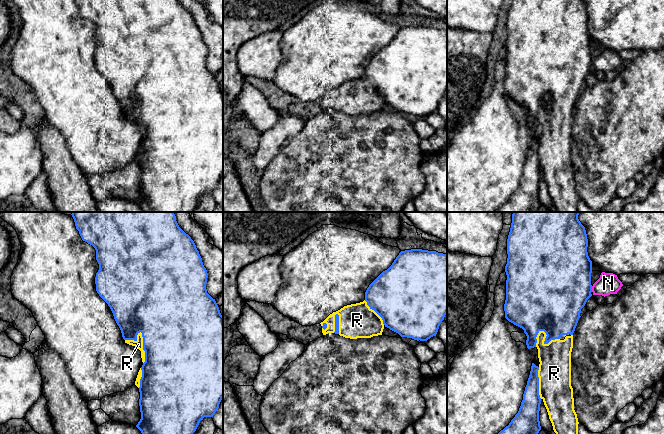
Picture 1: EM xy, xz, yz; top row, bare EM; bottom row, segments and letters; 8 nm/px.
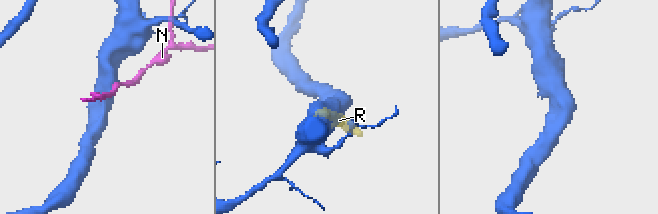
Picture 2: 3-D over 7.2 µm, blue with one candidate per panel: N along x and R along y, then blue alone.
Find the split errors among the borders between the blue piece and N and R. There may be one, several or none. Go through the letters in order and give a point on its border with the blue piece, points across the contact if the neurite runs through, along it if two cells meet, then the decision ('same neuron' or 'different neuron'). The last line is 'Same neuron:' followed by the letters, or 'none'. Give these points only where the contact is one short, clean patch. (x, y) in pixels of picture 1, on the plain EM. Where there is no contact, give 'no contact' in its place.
N: yz (591, 65) | different neuron
R: xy (143, 123) | same neuron
Same neuron: R

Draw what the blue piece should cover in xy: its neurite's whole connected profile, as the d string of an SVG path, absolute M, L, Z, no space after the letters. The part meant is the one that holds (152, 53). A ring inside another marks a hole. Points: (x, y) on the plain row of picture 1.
M75 0L75 2L82 16L96 26L96 36L99 40L95 53L97 69L110 83L125 119L141 127L143 141L135 157L140 168L141 195L136 203L142 212L191 212L204 193L213 193L223 175L223 92L215 75L207 69L208 49L194 17L178 0Z

